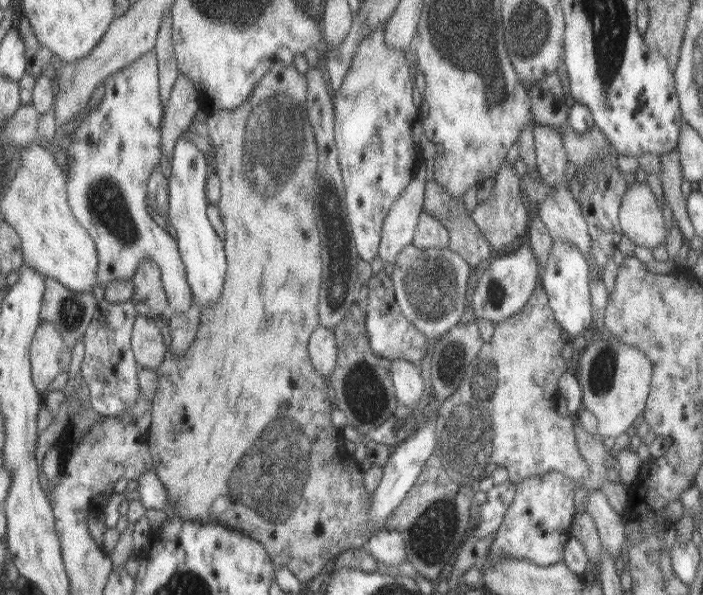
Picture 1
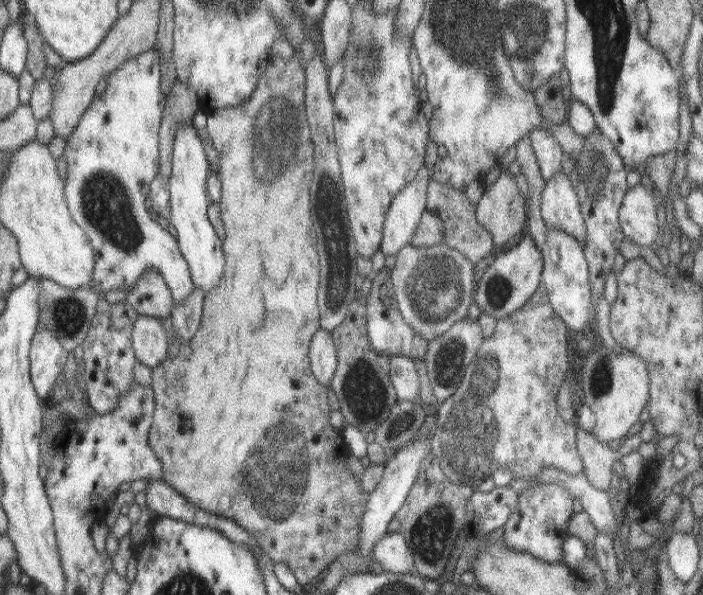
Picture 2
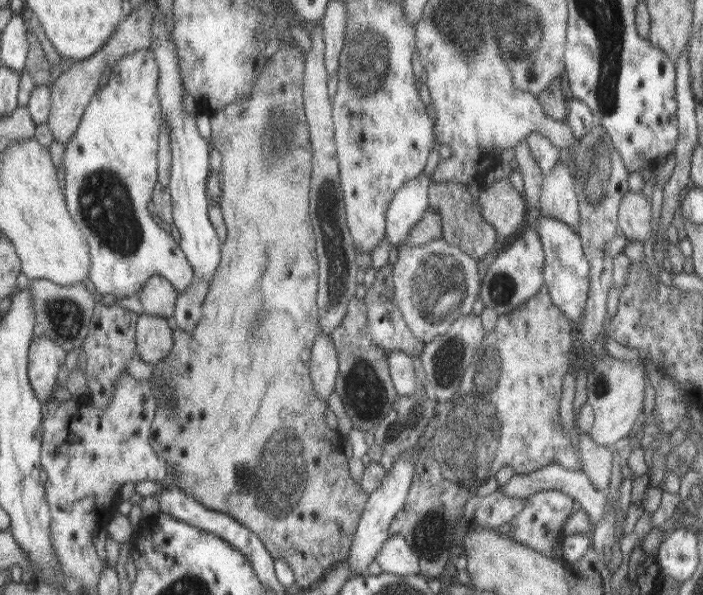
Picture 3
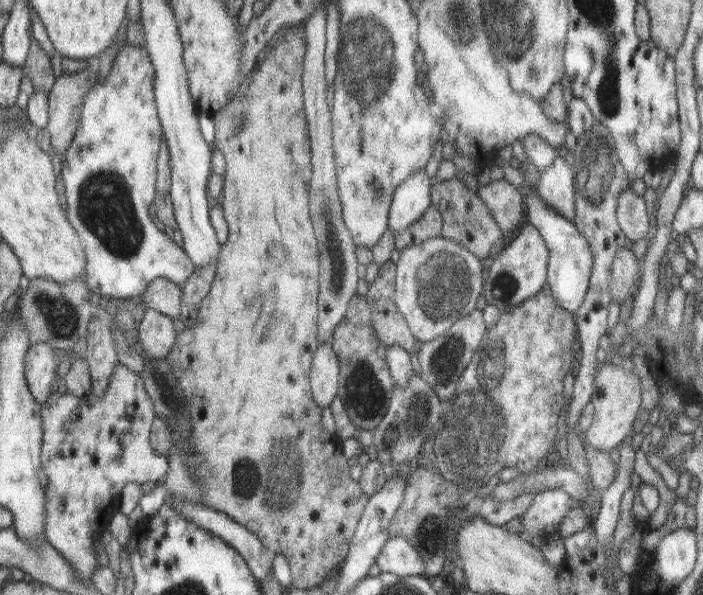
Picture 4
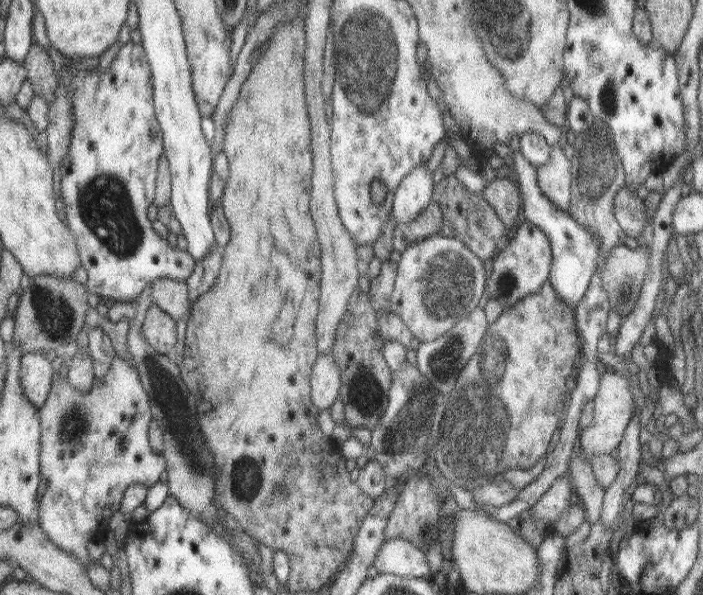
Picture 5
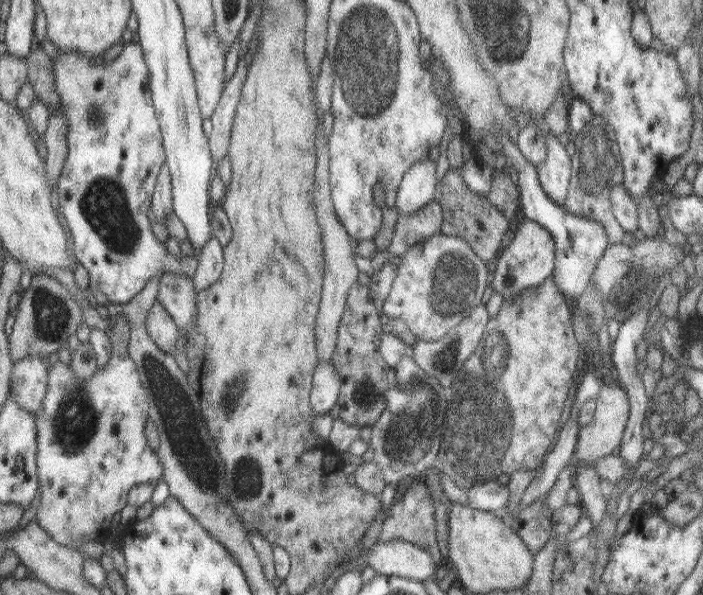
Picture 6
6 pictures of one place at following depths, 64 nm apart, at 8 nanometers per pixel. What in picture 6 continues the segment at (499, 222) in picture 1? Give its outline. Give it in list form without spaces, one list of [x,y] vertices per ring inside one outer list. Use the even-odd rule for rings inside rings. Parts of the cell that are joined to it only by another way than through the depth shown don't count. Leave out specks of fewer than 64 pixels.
[[[497,172],[499,176],[495,176],[491,180],[491,192],[487,192],[487,198],[491,204],[495,204],[503,214],[505,218],[513,220],[515,218],[515,212],[519,210],[521,206],[521,192],[519,192],[519,186],[511,184],[513,180],[509,178],[507,172]]]

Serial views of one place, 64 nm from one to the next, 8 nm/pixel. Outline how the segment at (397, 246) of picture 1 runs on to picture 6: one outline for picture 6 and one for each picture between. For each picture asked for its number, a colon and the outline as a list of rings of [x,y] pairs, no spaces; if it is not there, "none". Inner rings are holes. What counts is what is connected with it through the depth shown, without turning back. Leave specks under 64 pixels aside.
2: [[[421,168],[419,174],[401,188],[389,206],[383,224],[383,242],[381,250],[389,254],[397,254],[399,248],[407,246],[421,224],[421,216],[429,210],[427,206],[427,188],[431,182],[431,170]]]
3: [[[423,172],[415,180],[403,184],[395,194],[393,200],[387,202],[387,224],[385,224],[385,238],[391,240],[393,248],[401,246],[401,240],[413,230],[413,226],[431,210],[431,194],[435,184]]]
4: [[[419,170],[395,188],[391,194],[393,202],[389,208],[389,230],[401,234],[429,210],[433,204],[433,184],[433,178],[429,178],[425,170]]]
5: [[[427,164],[413,168],[395,190],[395,202],[393,202],[393,216],[397,224],[407,224],[409,220],[415,220],[431,202],[433,202],[433,172],[427,170]]]
6: [[[423,160],[413,164],[405,174],[397,190],[397,208],[399,214],[413,214],[425,204],[435,200],[437,192],[437,164],[433,160]]]

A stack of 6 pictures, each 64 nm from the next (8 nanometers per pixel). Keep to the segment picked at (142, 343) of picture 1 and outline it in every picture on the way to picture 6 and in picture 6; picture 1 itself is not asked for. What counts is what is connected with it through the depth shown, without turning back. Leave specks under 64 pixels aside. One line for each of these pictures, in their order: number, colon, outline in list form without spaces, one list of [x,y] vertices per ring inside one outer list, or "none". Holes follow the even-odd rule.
2: [[[141,316],[135,320],[133,332],[131,332],[131,348],[135,352],[137,362],[155,368],[161,362],[167,362],[169,352],[173,350],[173,344],[167,342],[167,332],[161,326],[163,318],[151,318]]]
3: [[[141,314],[135,322],[137,356],[147,364],[161,364],[175,348],[177,334],[167,326],[167,318],[155,314]]]
4: [[[147,310],[143,320],[139,322],[139,336],[137,336],[141,352],[149,358],[167,358],[175,350],[179,342],[179,334],[173,328],[173,322],[169,316]]]
5: [[[151,306],[147,310],[145,322],[141,326],[145,340],[165,356],[175,358],[175,342],[177,342],[177,330],[175,330],[175,318],[165,314],[161,308]]]
6: [[[155,302],[149,310],[145,330],[159,350],[167,354],[175,352],[179,326],[175,326],[175,318],[171,318],[171,314],[167,314],[167,310],[159,302]]]

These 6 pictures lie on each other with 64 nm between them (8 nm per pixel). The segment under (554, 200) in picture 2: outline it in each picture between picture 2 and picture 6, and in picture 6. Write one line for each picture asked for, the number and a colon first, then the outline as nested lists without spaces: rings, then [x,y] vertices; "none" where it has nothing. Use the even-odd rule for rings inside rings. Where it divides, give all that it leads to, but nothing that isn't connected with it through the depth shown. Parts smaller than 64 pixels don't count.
3: [[[561,160],[555,164],[555,168],[543,178],[541,184],[541,194],[539,194],[539,208],[543,216],[549,216],[553,220],[563,220],[565,224],[569,224],[569,228],[573,228],[575,232],[579,232],[579,196],[577,196],[577,176],[569,174],[569,168],[565,164],[561,164]]]
4: [[[557,152],[553,164],[539,172],[539,180],[535,184],[541,200],[571,222],[575,220],[575,170],[577,168],[571,168]]]
5: [[[561,144],[551,146],[551,158],[547,164],[537,168],[537,180],[541,192],[557,204],[557,208],[563,208],[569,212],[569,202],[573,198],[573,180],[575,180],[575,162],[571,162]]]
6: [[[553,134],[545,136],[545,144],[547,144],[547,156],[541,164],[537,164],[539,182],[545,194],[563,206],[571,188],[575,158],[571,158],[565,152],[563,144]]]

